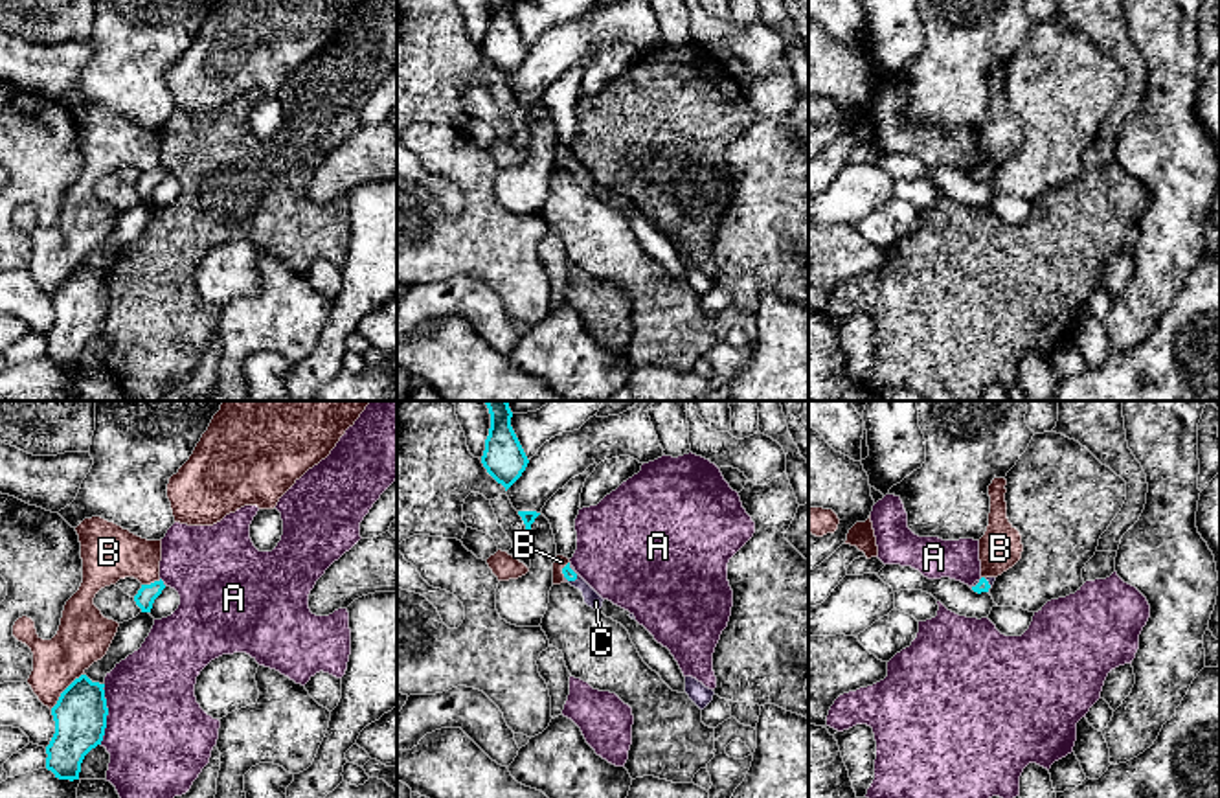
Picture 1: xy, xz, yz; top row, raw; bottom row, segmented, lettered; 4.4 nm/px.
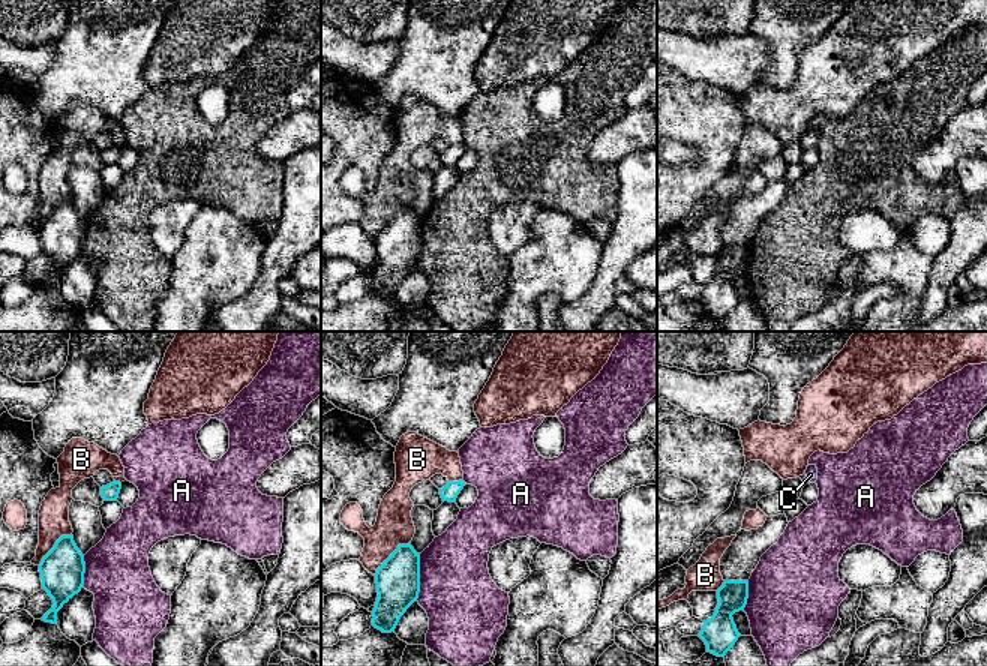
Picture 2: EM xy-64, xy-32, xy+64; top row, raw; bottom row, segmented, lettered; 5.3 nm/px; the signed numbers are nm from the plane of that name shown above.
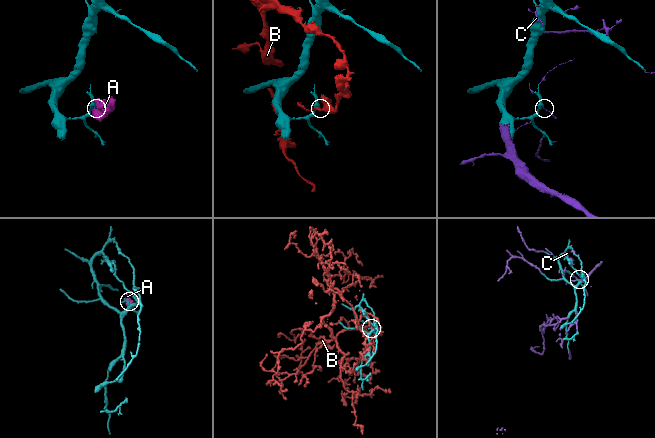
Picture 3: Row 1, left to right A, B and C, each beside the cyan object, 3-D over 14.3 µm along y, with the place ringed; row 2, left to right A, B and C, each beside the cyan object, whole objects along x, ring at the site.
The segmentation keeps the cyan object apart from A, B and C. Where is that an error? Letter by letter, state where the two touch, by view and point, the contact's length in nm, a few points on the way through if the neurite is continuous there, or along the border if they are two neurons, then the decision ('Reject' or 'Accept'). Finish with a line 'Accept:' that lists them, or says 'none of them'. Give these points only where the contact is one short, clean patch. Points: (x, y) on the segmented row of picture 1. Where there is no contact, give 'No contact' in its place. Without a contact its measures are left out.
A: Touches cyan at xy (107, 714). Shared border 260 nm. Boundary: xy (105, 684), (107, 727), (100, 743). Reject
B: Touches cyan at xy (63, 692). Shared border 220 nm. Reject
C: Touches cyan at xz (574, 572). Shared border 90 nm. Accept
Accept: C

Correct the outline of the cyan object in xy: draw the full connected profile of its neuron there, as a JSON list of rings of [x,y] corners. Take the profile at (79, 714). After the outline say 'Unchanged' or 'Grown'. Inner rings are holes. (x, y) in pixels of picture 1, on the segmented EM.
[[[75,678],[51,708],[55,734],[46,747],[46,769],[59,780],[79,780],[85,756],[101,745],[107,728],[105,684]]]. Unchanged

